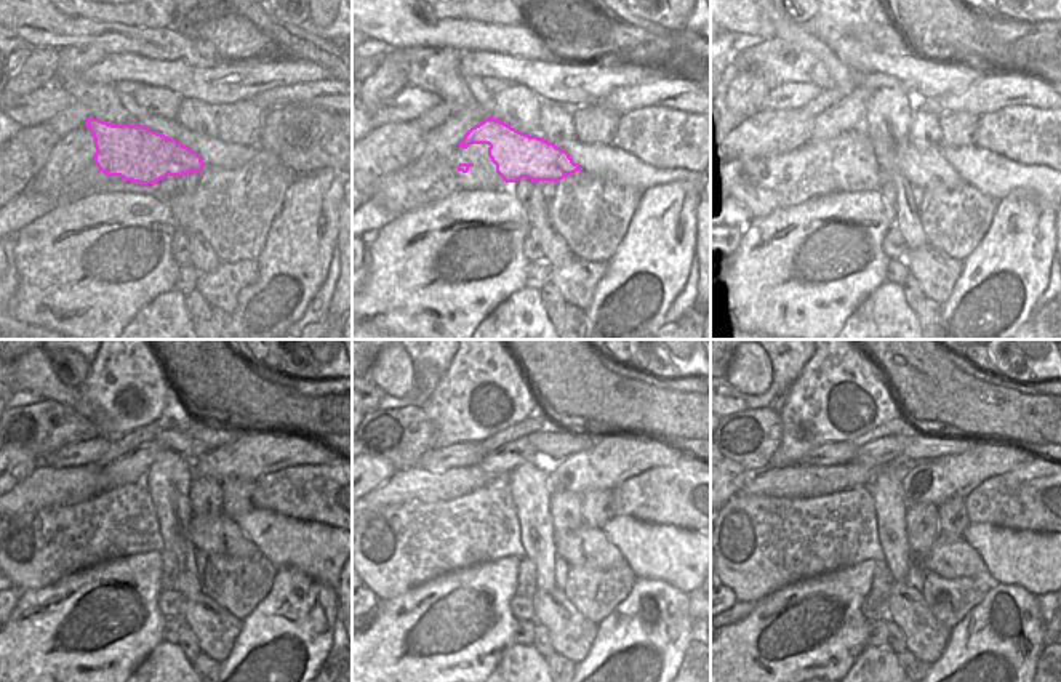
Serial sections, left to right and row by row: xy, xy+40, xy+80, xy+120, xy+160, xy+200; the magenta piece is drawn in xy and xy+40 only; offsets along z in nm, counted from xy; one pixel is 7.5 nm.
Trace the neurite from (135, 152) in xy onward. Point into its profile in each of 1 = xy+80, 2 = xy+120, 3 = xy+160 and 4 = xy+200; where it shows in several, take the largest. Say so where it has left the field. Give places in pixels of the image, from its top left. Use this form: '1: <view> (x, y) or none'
1: xy+80 (927, 170)
2: xy+120 (218, 533)
3: xy+160 (588, 546)
4: xy+200 (949, 557)

